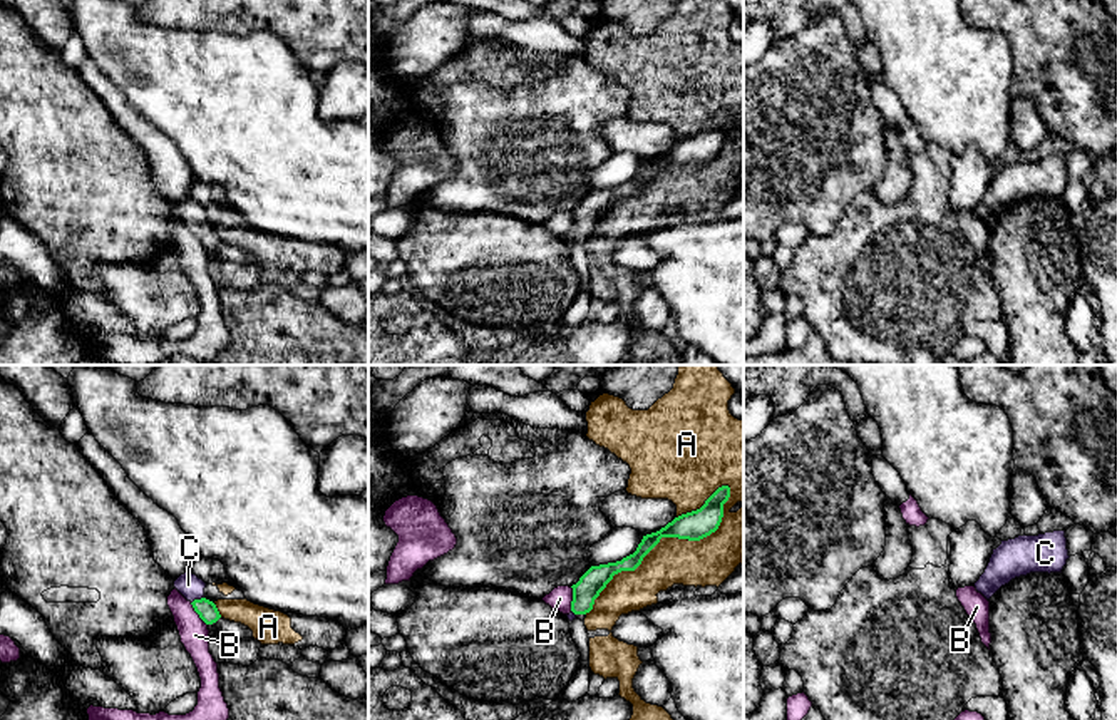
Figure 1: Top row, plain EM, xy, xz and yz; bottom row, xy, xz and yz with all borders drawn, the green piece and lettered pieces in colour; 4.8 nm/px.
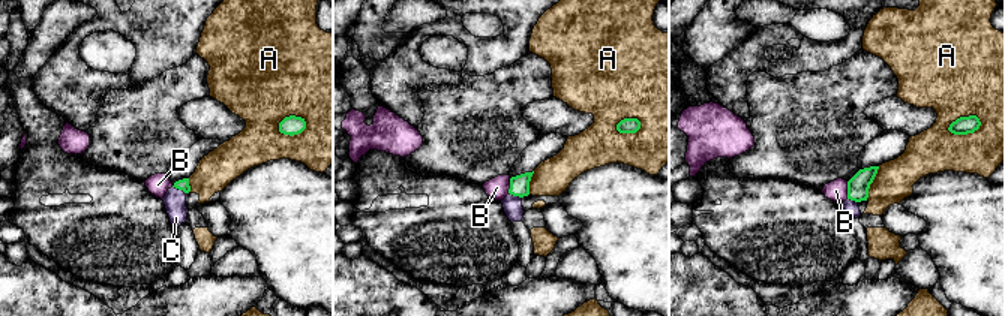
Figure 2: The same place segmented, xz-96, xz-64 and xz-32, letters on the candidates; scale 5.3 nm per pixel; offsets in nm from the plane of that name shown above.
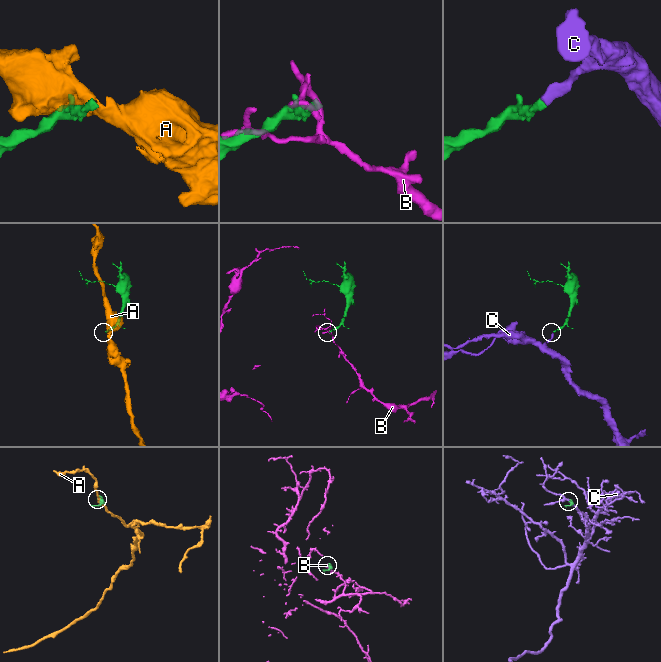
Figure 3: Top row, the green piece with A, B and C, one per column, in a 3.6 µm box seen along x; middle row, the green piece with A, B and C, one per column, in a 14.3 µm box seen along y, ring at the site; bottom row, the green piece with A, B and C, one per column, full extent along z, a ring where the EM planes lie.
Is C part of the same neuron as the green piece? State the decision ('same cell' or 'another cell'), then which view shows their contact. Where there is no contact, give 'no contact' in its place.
same cell; contact in xy

